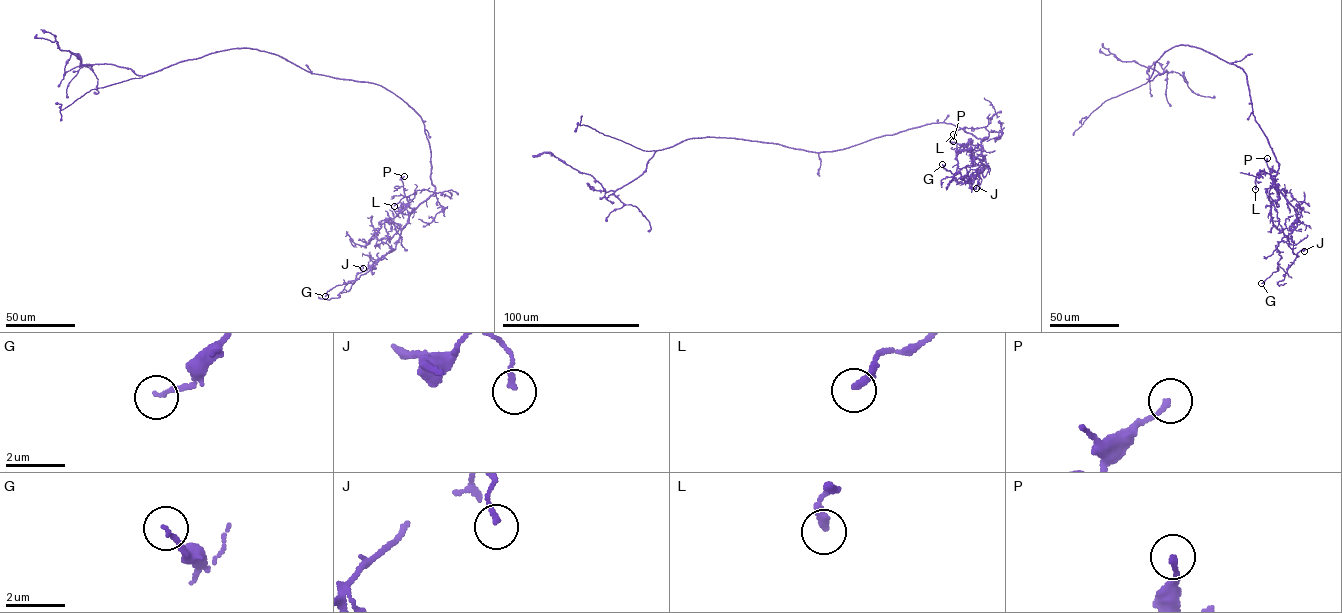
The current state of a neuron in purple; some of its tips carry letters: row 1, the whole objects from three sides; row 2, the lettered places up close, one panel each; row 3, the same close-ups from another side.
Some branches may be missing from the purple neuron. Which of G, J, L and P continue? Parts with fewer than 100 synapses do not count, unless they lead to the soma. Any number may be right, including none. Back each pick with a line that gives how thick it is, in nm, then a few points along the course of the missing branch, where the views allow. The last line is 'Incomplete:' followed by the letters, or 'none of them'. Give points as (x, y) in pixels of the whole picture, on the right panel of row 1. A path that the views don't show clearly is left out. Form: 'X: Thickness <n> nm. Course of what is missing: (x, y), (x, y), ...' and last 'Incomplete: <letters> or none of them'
Incomplete: none of them

